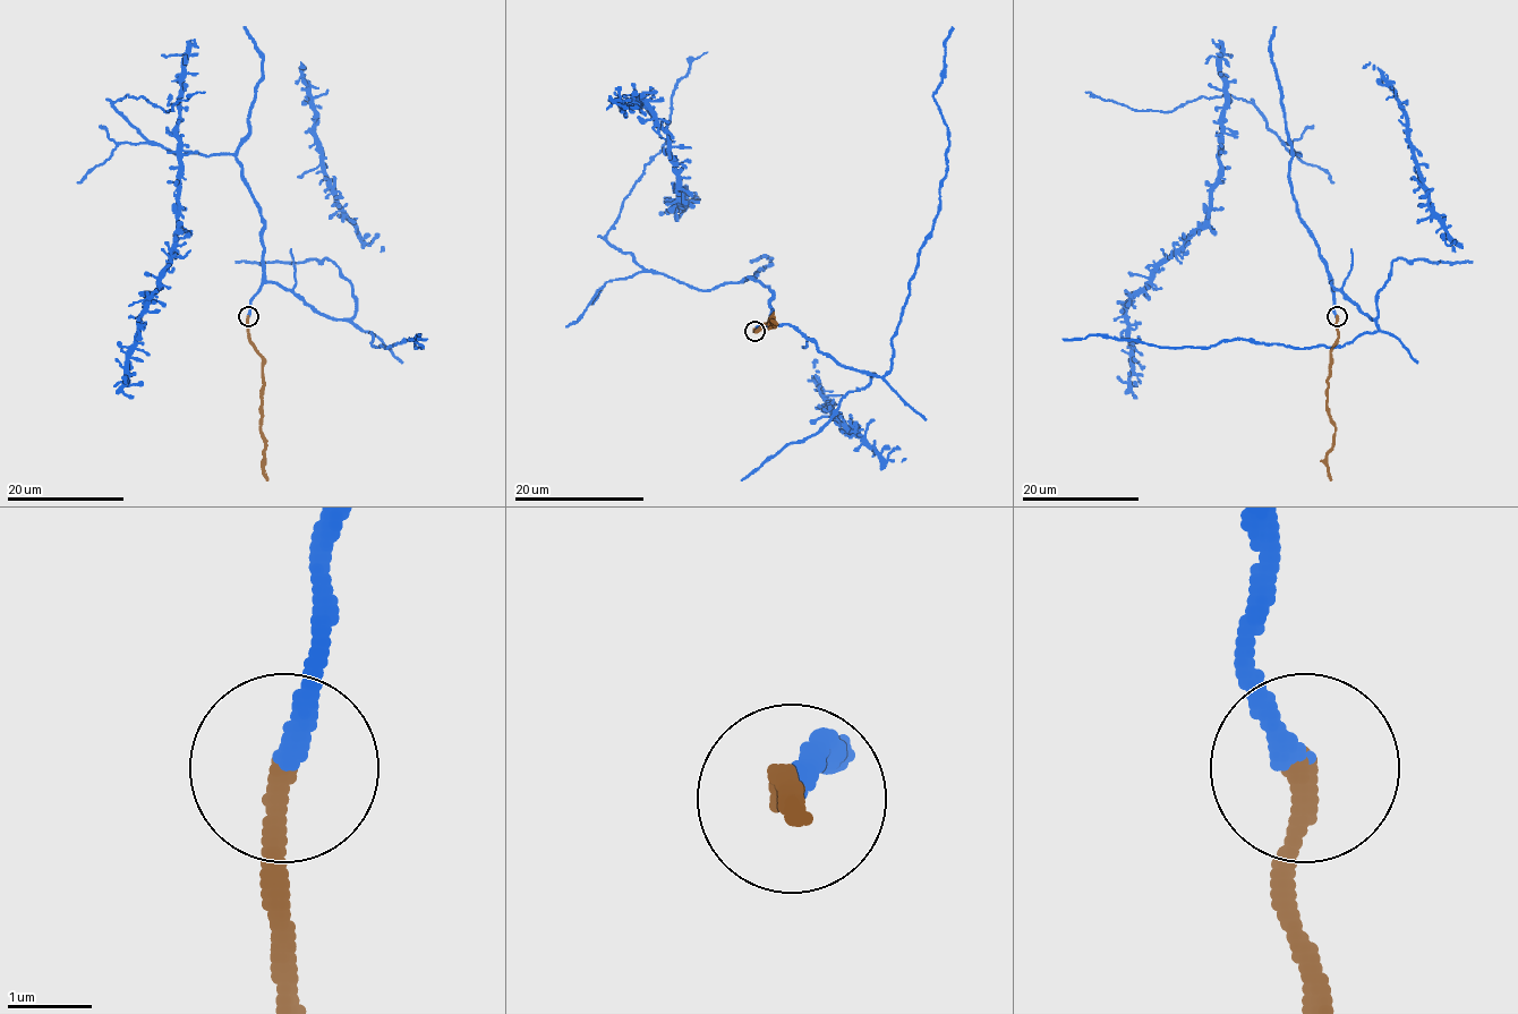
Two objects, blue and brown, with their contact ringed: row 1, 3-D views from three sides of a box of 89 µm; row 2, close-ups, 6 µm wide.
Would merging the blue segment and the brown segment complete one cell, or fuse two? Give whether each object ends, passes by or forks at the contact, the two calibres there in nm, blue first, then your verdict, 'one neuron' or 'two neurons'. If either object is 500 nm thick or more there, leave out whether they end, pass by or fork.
blue ends | brown ends | 280/280 nm | one neuron

